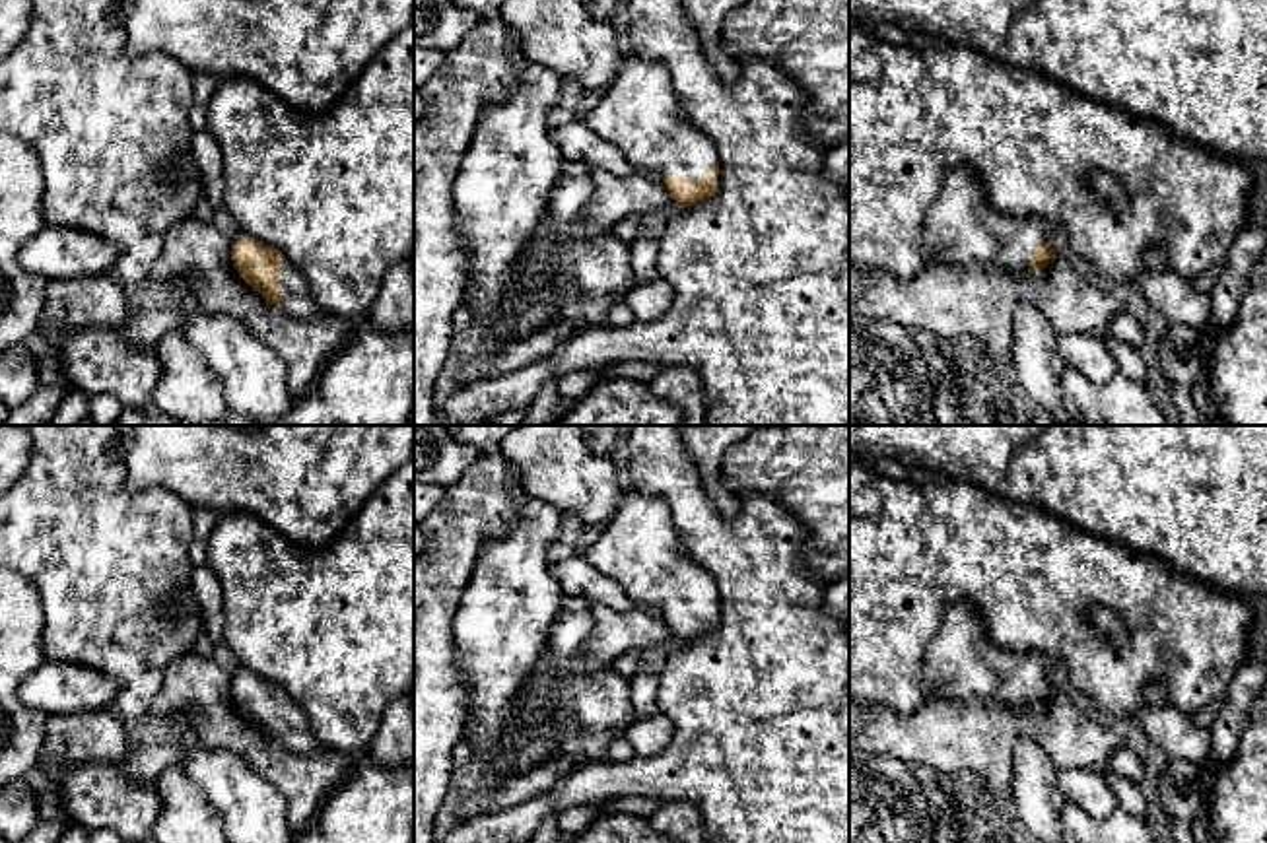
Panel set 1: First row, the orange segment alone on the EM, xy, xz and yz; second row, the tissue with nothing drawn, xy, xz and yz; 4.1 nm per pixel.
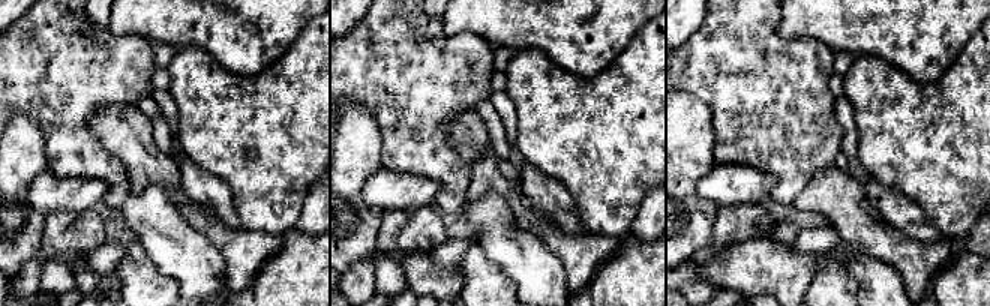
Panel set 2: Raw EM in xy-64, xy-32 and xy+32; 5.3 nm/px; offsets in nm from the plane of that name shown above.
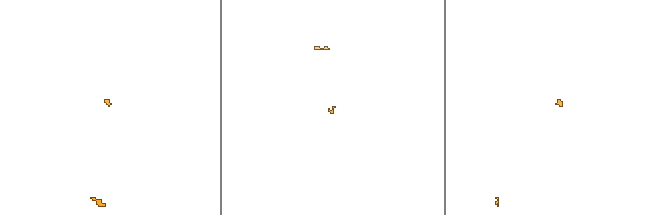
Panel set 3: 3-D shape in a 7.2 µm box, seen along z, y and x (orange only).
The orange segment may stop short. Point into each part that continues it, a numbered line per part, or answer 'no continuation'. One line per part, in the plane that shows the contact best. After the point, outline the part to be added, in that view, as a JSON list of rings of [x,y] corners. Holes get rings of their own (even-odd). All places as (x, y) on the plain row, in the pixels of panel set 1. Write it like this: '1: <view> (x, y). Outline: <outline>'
1: xz (638, 548). Outline: [[[622,489],[612,519],[599,538],[581,556],[602,575],[616,581],[634,604],[672,610],[676,614],[700,614],[717,598],[715,581],[678,548],[678,534],[665,499],[641,495],[635,489]]]

